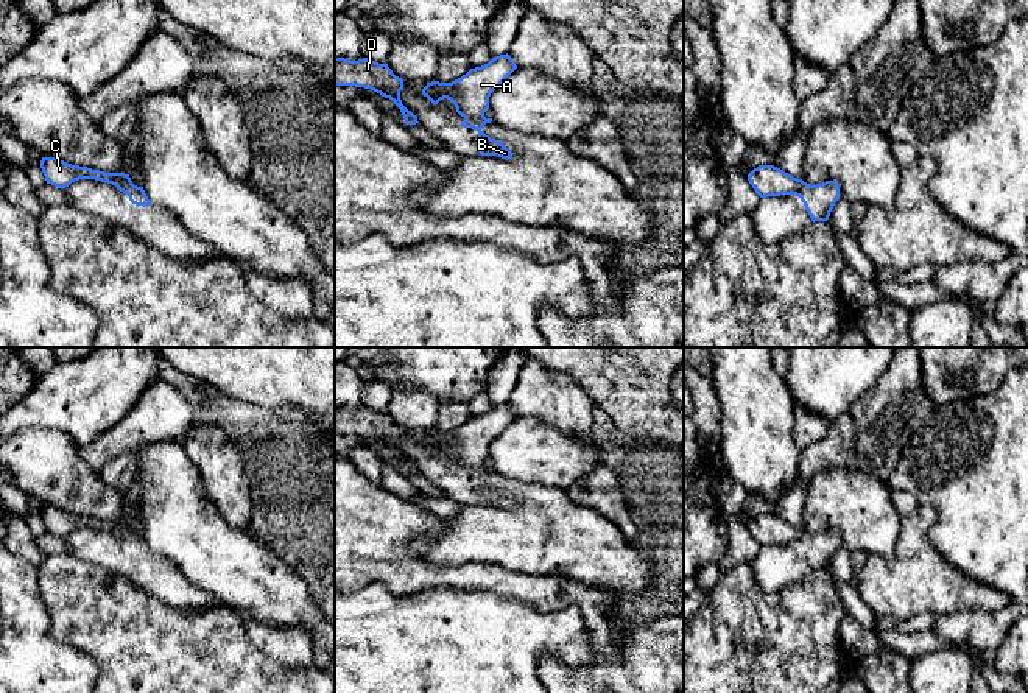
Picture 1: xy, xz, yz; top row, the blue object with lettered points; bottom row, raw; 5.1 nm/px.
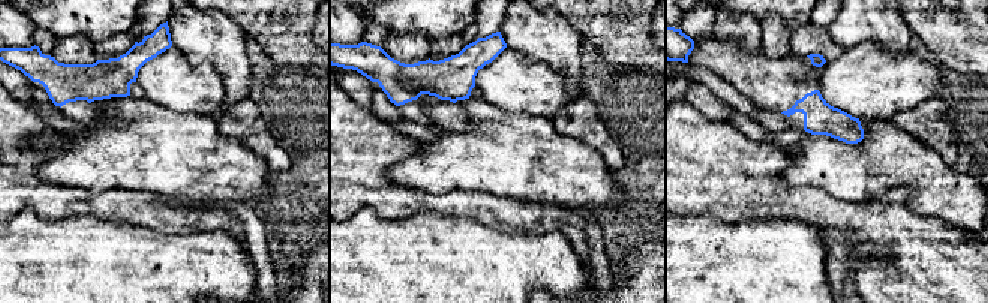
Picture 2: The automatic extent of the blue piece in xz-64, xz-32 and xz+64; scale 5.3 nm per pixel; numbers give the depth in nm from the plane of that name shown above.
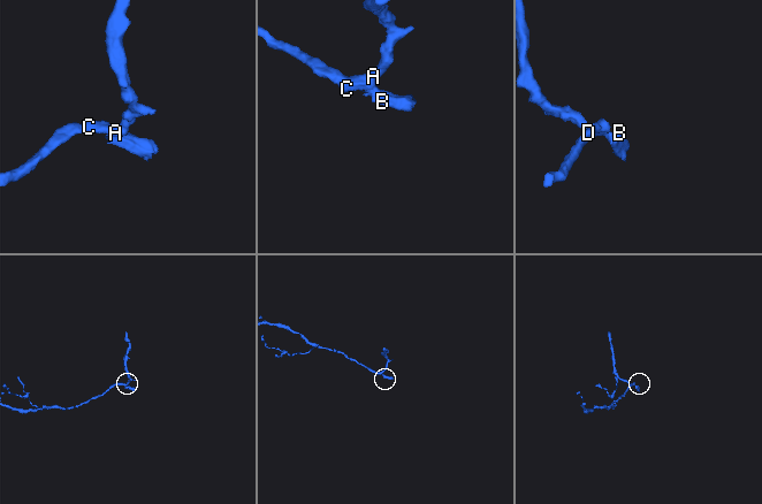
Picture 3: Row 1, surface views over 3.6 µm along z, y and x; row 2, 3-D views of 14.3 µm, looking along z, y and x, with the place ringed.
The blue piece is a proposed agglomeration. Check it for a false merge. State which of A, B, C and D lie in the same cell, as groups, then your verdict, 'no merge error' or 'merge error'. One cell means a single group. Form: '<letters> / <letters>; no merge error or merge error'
A C D / B; merge error

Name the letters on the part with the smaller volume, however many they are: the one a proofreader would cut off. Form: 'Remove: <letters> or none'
Remove: B

